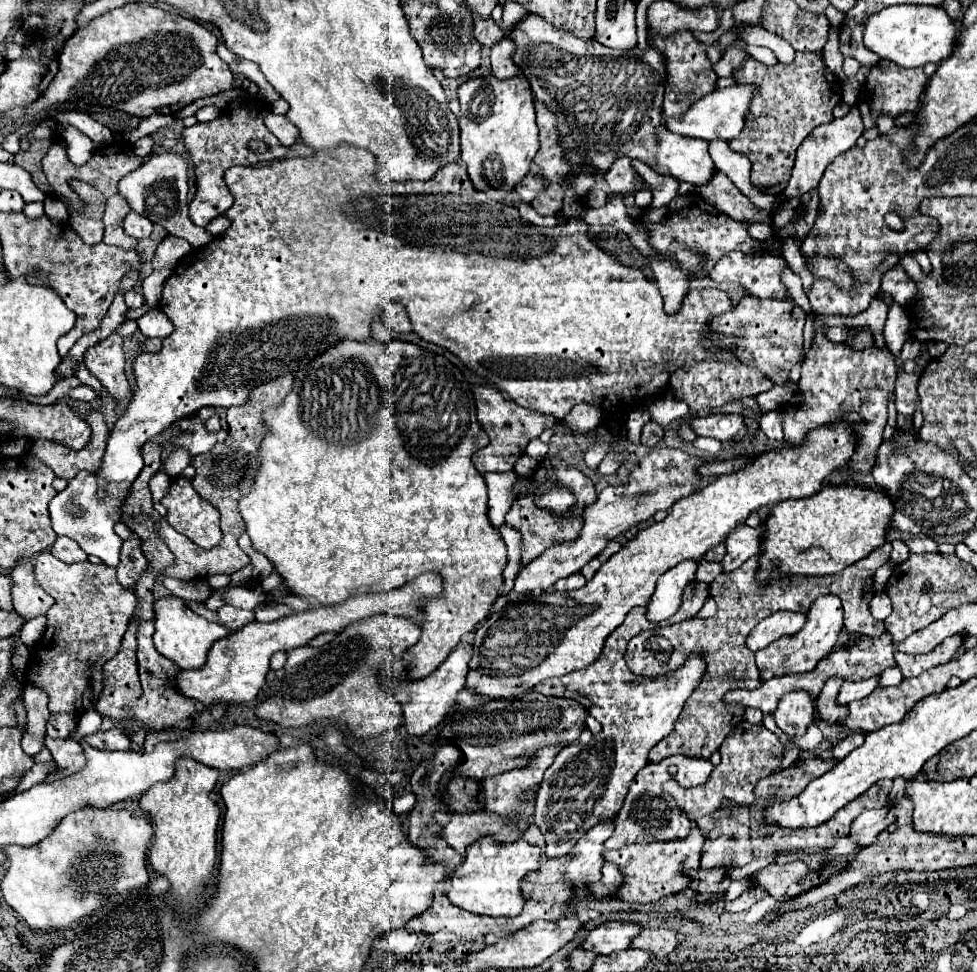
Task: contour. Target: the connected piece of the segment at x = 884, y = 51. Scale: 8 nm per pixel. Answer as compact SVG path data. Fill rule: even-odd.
M892 5L866 19L864 47L880 59L888 59L904 69L924 67L926 63L940 63L956 45L958 25L946 15L942 7L930 5Z

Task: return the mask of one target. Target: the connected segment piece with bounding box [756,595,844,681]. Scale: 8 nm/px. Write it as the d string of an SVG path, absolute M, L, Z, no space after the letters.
M834 595L818 597L806 617L808 617L806 625L804 625L804 629L800 633L796 633L792 637L780 637L772 645L768 645L766 649L756 653L756 665L758 665L758 671L760 671L764 681L768 681L772 677L792 675L792 673L808 673L836 645L836 639L838 639L838 635L840 635L840 631L844 627L842 605L840 605L838 597L834 597Z

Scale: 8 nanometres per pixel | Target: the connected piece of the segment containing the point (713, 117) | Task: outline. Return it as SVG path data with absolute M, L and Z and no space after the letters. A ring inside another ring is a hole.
M732 85L726 89L714 89L700 101L692 103L690 109L682 117L668 117L666 113L662 113L662 121L666 129L684 137L698 137L706 141L714 141L714 139L732 141L734 135L740 133L744 127L746 111L750 107L752 97L754 97L754 85Z

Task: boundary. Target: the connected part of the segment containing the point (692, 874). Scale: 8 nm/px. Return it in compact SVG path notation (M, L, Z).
M714 867L714 869L690 869L682 871L686 877L690 877L690 889L696 893L696 903L712 903L720 901L726 891L720 887L720 883L726 879L728 867Z

